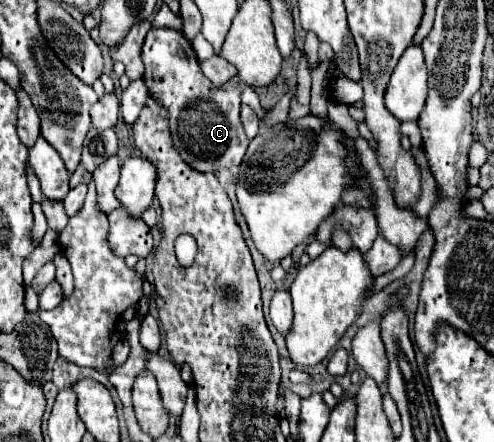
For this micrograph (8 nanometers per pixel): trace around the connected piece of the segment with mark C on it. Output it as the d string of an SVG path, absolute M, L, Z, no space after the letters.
M152 27L142 45L144 83L156 101L168 111L172 143L180 157L200 173L216 173L240 165L250 139L240 123L240 91L212 85L196 59L184 33Z

